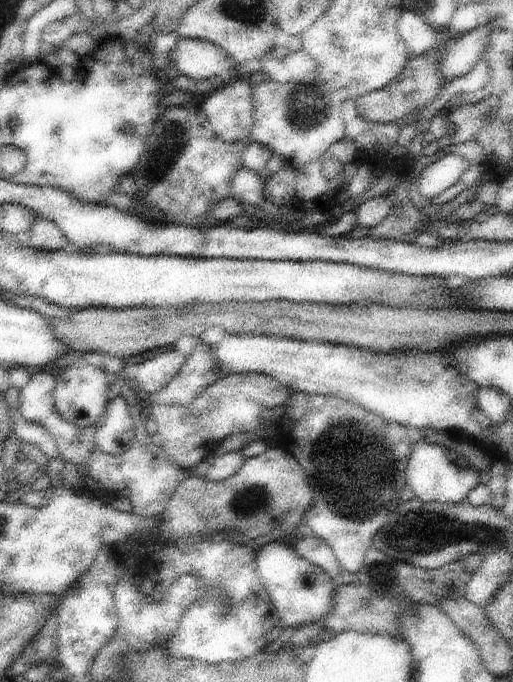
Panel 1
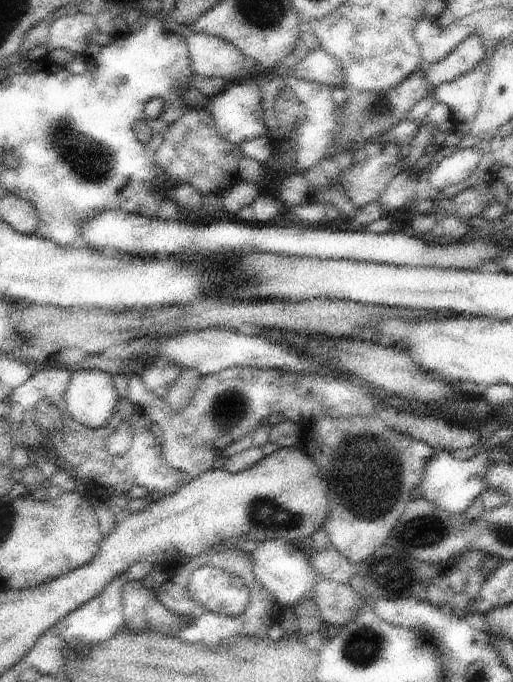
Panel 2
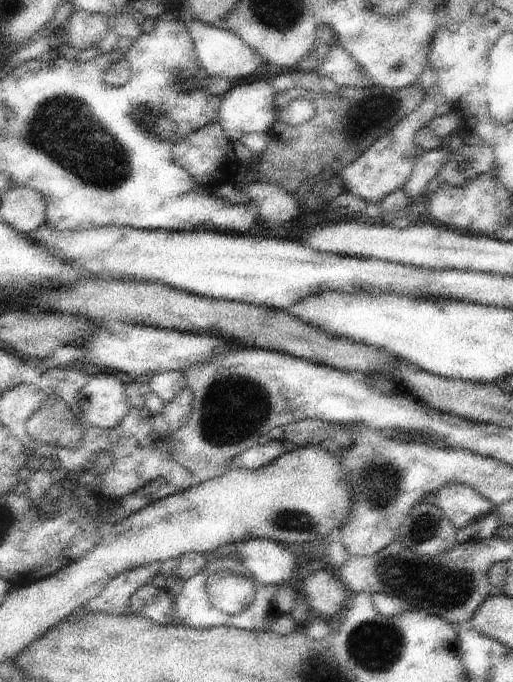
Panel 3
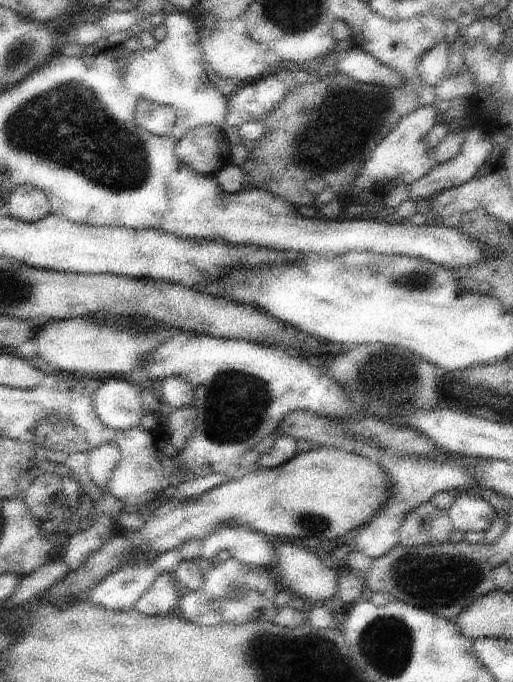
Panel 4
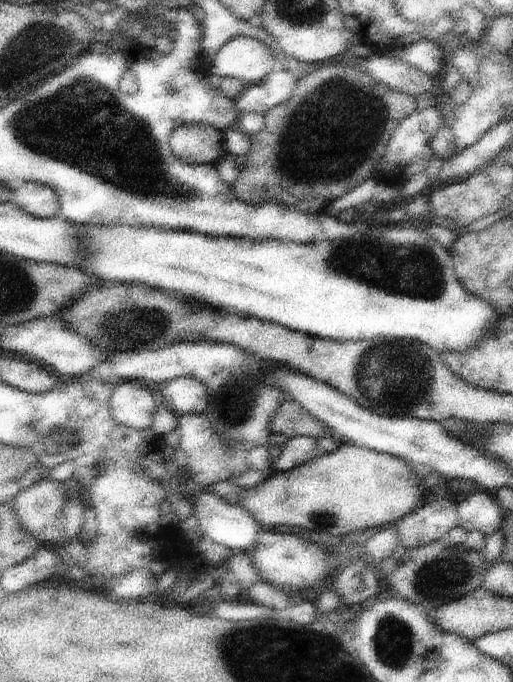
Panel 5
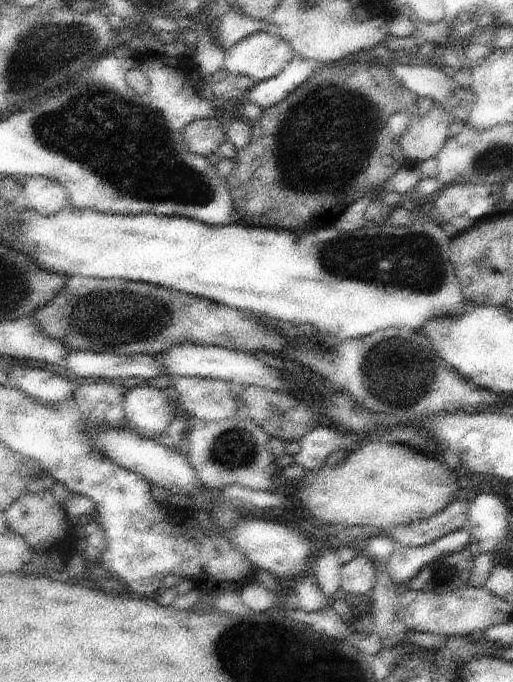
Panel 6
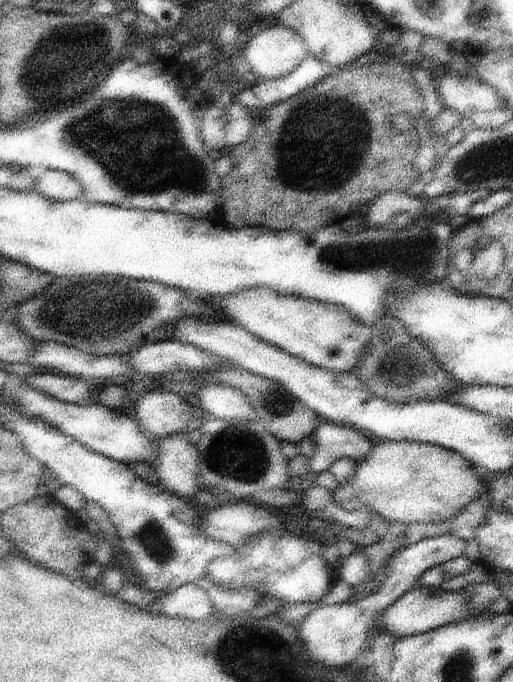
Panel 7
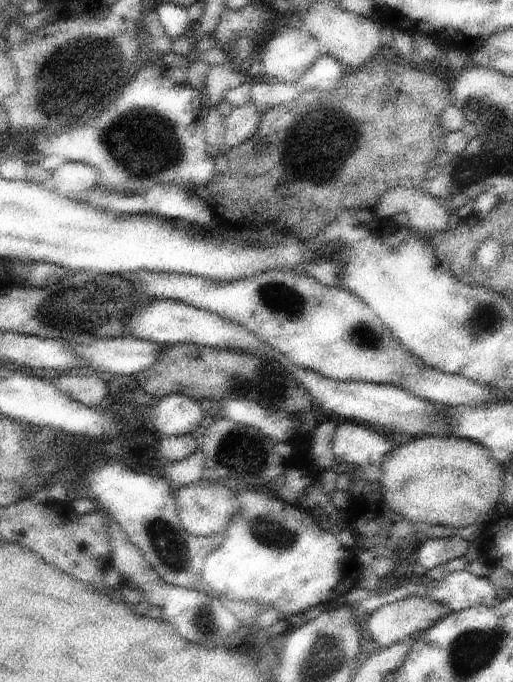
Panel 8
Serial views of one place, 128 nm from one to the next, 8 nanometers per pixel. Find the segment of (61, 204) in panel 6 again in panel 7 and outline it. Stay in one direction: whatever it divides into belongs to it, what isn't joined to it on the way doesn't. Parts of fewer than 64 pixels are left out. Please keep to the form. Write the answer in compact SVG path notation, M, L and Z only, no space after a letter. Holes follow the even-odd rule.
M60 169L46 170L38 176L38 190L48 198L64 202L83 198L83 184L71 172Z

